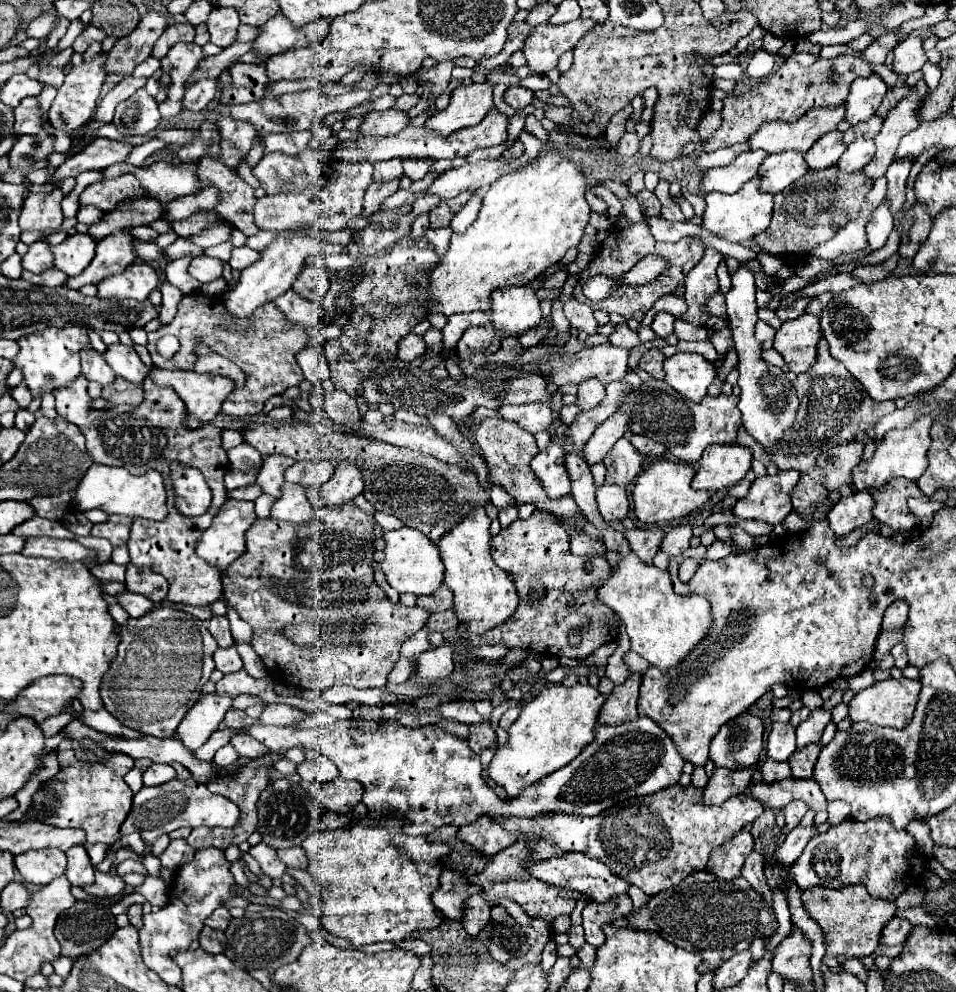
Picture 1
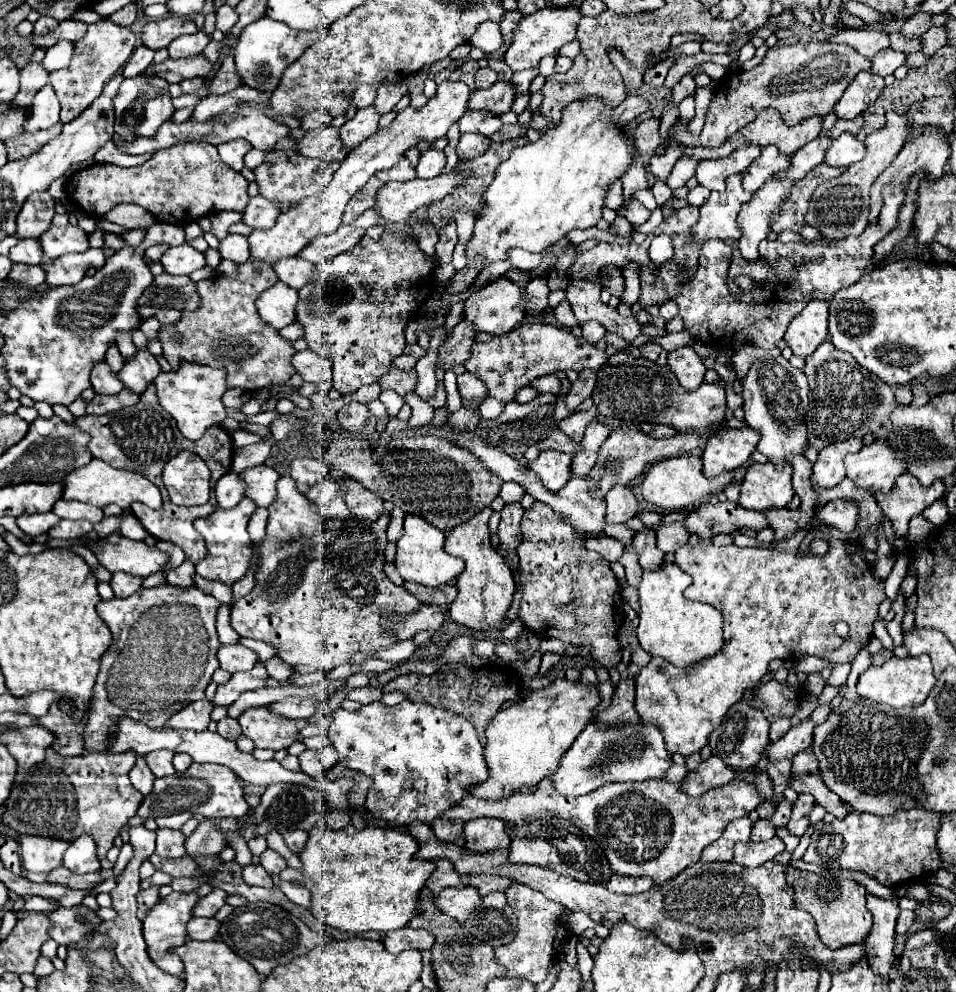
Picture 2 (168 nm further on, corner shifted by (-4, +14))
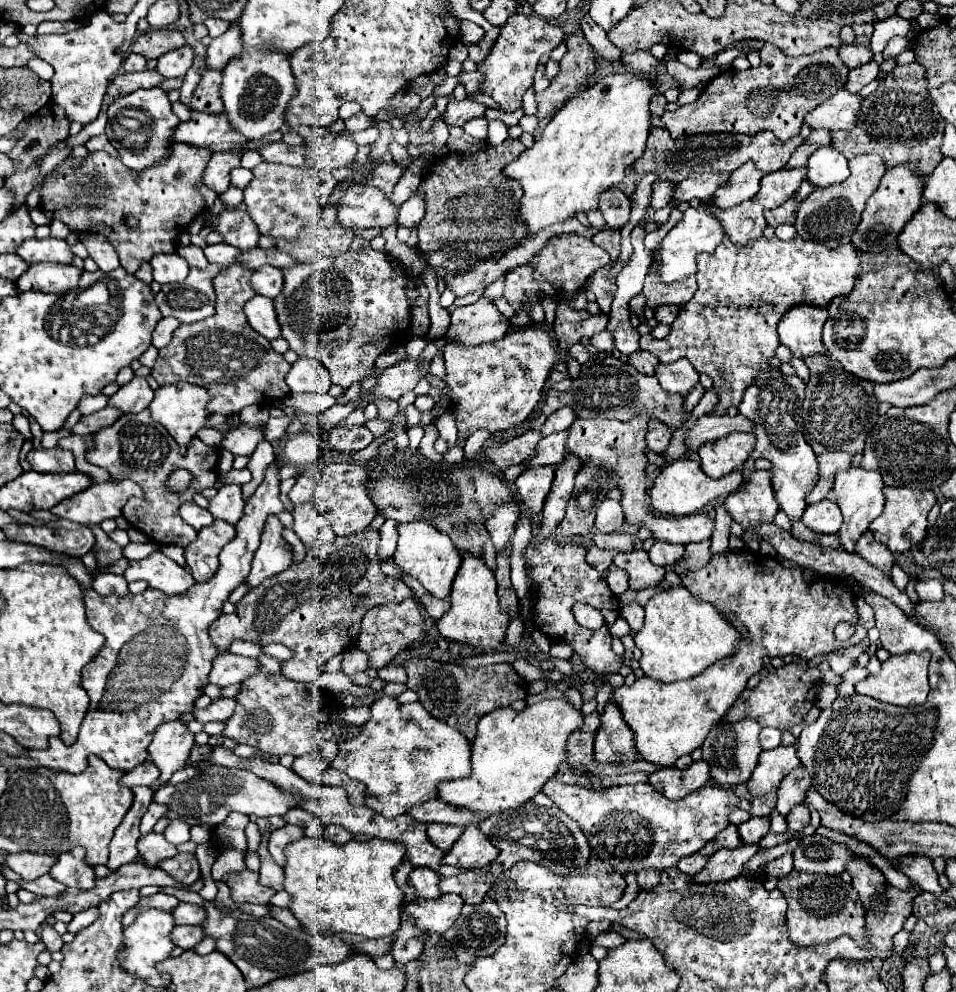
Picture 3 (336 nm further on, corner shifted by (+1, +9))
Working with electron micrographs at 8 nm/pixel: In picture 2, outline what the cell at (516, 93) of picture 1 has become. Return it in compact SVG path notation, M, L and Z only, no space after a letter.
M497 80L491 88L473 90L469 96L467 108L469 110L483 110L483 112L491 112L491 114L499 116L503 112L509 112L513 98L515 98L515 88L511 84Z

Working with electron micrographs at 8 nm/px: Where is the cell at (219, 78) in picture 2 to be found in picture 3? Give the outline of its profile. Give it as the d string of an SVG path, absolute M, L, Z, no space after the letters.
M208 69L202 73L202 79L194 91L190 109L208 111L208 113L222 113L222 97L220 97L220 85L222 85L222 71Z

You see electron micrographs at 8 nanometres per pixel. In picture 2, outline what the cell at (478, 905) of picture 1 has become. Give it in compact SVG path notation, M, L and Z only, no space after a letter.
M463 886L463 888L443 888L439 896L435 896L435 906L437 910L445 912L457 922L465 922L467 916L481 904L479 892L473 886Z

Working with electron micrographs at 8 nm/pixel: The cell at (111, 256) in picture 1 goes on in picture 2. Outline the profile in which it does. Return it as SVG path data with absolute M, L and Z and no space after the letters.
M87 250L83 254L67 254L49 262L41 262L39 266L45 270L45 284L49 286L67 286L83 280L89 268L101 268L105 264L103 250Z

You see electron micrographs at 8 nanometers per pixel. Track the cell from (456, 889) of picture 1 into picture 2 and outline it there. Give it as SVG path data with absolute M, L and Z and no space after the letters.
M435 860L435 872L429 876L425 884L433 894L439 894L447 886L463 886L461 876L455 872L453 864L449 860Z

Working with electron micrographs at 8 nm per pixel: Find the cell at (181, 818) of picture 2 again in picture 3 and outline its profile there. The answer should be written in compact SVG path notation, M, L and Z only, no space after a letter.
M170 819L168 827L164 829L164 837L174 843L174 845L180 845L184 841L190 839L190 825L182 819Z

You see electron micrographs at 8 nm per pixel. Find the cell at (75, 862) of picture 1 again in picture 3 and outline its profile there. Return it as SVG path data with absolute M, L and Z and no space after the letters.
M74 847L72 851L58 855L58 861L54 863L50 875L66 887L78 889L92 889L96 881L94 869L86 865L86 851L82 847Z

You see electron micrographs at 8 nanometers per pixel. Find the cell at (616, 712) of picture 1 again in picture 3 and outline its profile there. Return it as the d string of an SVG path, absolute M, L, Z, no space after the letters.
M608 703L600 715L600 729L594 737L594 759L600 763L622 763L638 757L634 745L634 731L622 719L622 711L616 703Z

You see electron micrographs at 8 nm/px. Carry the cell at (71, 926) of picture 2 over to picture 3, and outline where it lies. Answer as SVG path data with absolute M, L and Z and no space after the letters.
M44 923L44 925L42 925L40 939L46 943L46 949L48 949L48 951L60 951L60 949L62 949L62 945L64 945L64 941L62 941L60 933L58 933L52 925L48 925L48 923Z

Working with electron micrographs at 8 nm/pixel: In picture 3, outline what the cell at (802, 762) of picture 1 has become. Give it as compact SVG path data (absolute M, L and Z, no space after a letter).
M800 765L790 771L790 775L778 787L778 803L776 809L780 815L786 815L794 805L804 803L804 793L812 785L806 767Z

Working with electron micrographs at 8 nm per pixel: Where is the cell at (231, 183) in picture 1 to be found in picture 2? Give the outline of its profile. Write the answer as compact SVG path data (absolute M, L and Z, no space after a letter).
M191 140L155 152L143 166L121 168L115 164L93 164L71 174L65 182L67 200L93 218L107 214L121 202L133 202L145 208L157 222L181 226L221 210L243 212L249 202L247 186L249 182L239 172L231 172L219 160L215 146Z

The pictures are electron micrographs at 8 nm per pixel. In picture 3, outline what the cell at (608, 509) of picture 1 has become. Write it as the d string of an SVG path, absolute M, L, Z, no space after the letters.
M604 499L596 511L596 529L602 533L616 533L624 525L624 513L620 501Z

